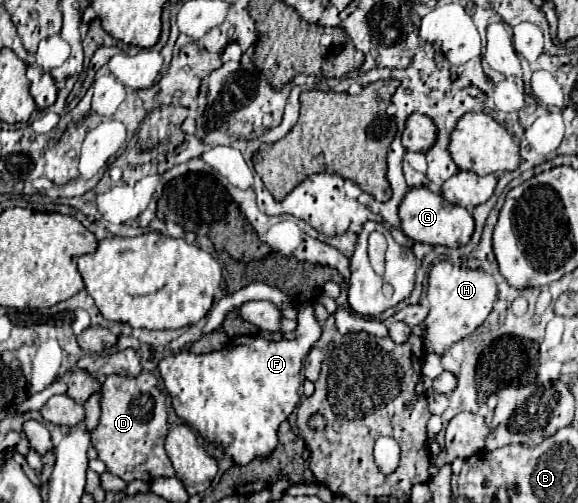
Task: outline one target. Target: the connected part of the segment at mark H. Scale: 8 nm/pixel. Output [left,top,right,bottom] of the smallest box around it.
[424,261,498,353]

